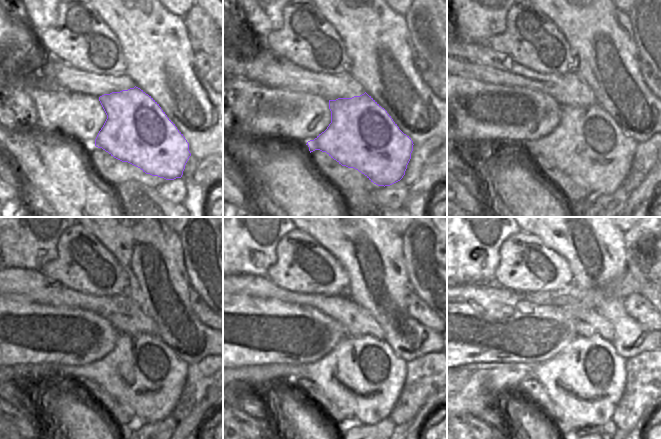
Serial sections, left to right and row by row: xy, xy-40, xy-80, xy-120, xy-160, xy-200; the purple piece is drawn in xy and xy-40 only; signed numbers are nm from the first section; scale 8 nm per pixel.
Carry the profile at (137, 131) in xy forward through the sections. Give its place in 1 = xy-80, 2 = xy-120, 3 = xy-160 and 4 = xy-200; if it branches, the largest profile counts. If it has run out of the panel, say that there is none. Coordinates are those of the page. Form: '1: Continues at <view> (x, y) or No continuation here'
1: Continues at xy-80 (588, 145)
2: Continues at xy-120 (141, 372)
3: Continues at xy-160 (362, 376)
4: Continues at xy-200 (585, 381).

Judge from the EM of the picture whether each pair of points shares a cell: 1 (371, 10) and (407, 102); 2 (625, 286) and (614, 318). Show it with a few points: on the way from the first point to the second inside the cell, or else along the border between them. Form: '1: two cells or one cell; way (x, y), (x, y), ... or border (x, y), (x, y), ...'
1: one cell; way (373, 33), (379, 44), (386, 71), (391, 79)
2: two cells; border (623, 299), (606, 298), (599, 306)

